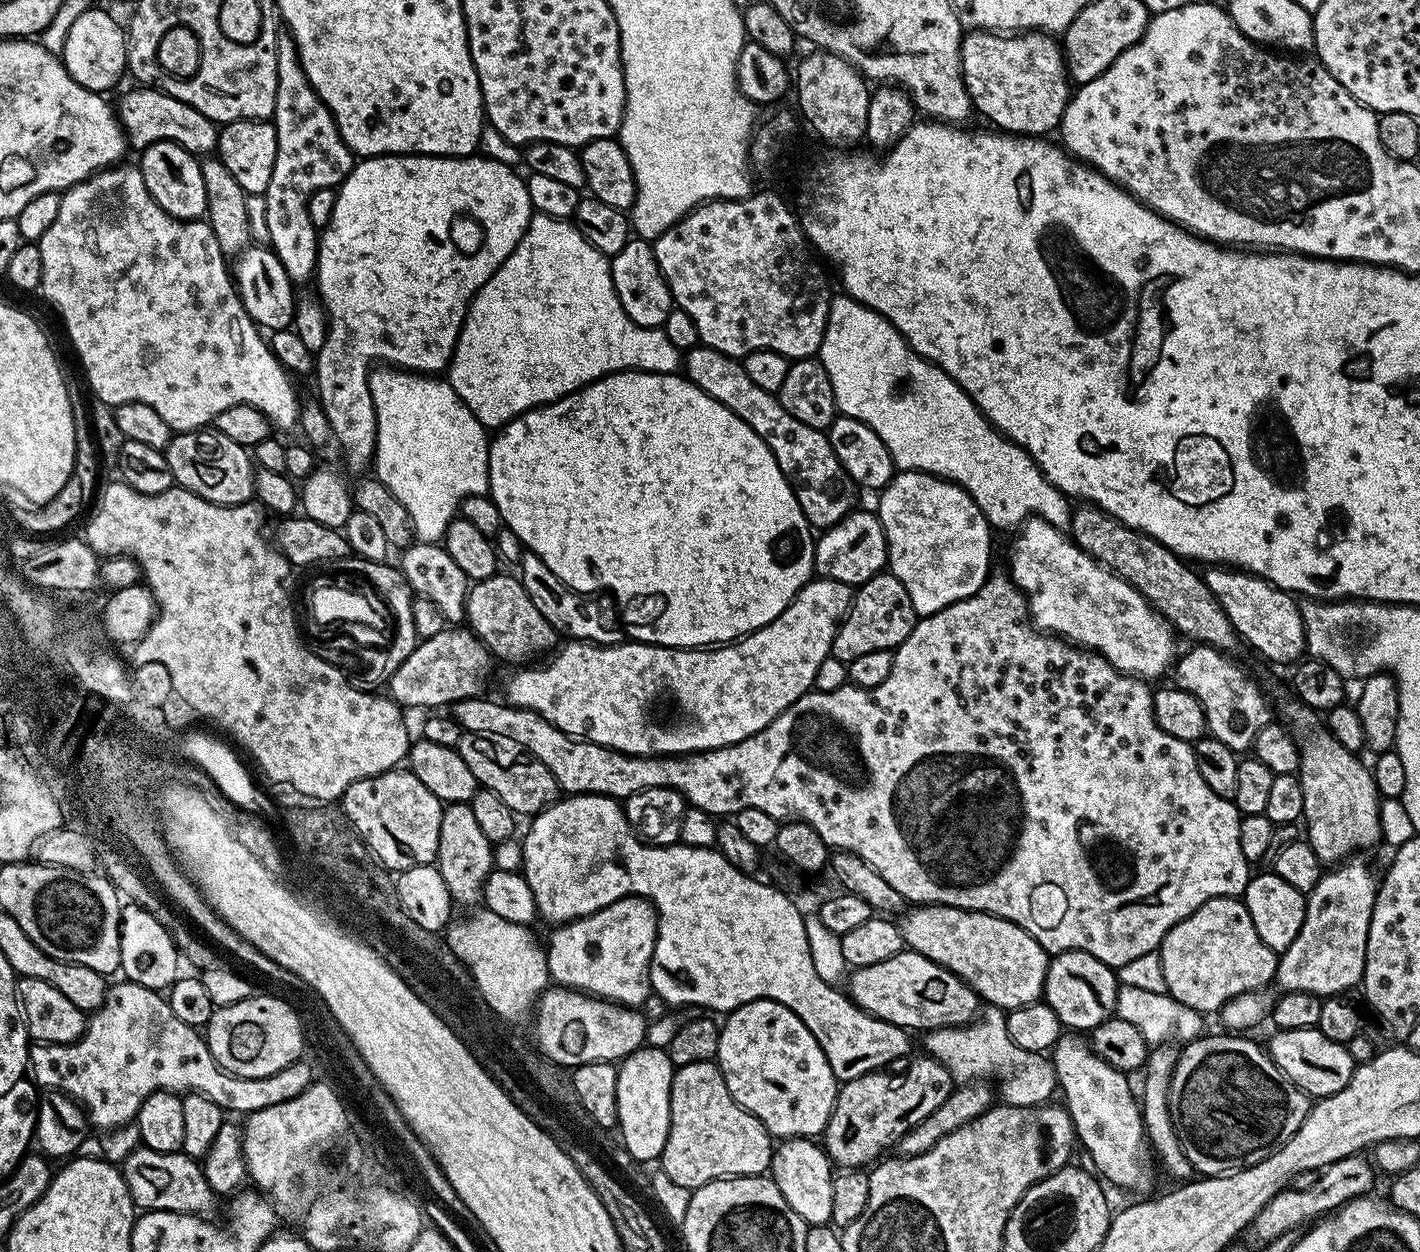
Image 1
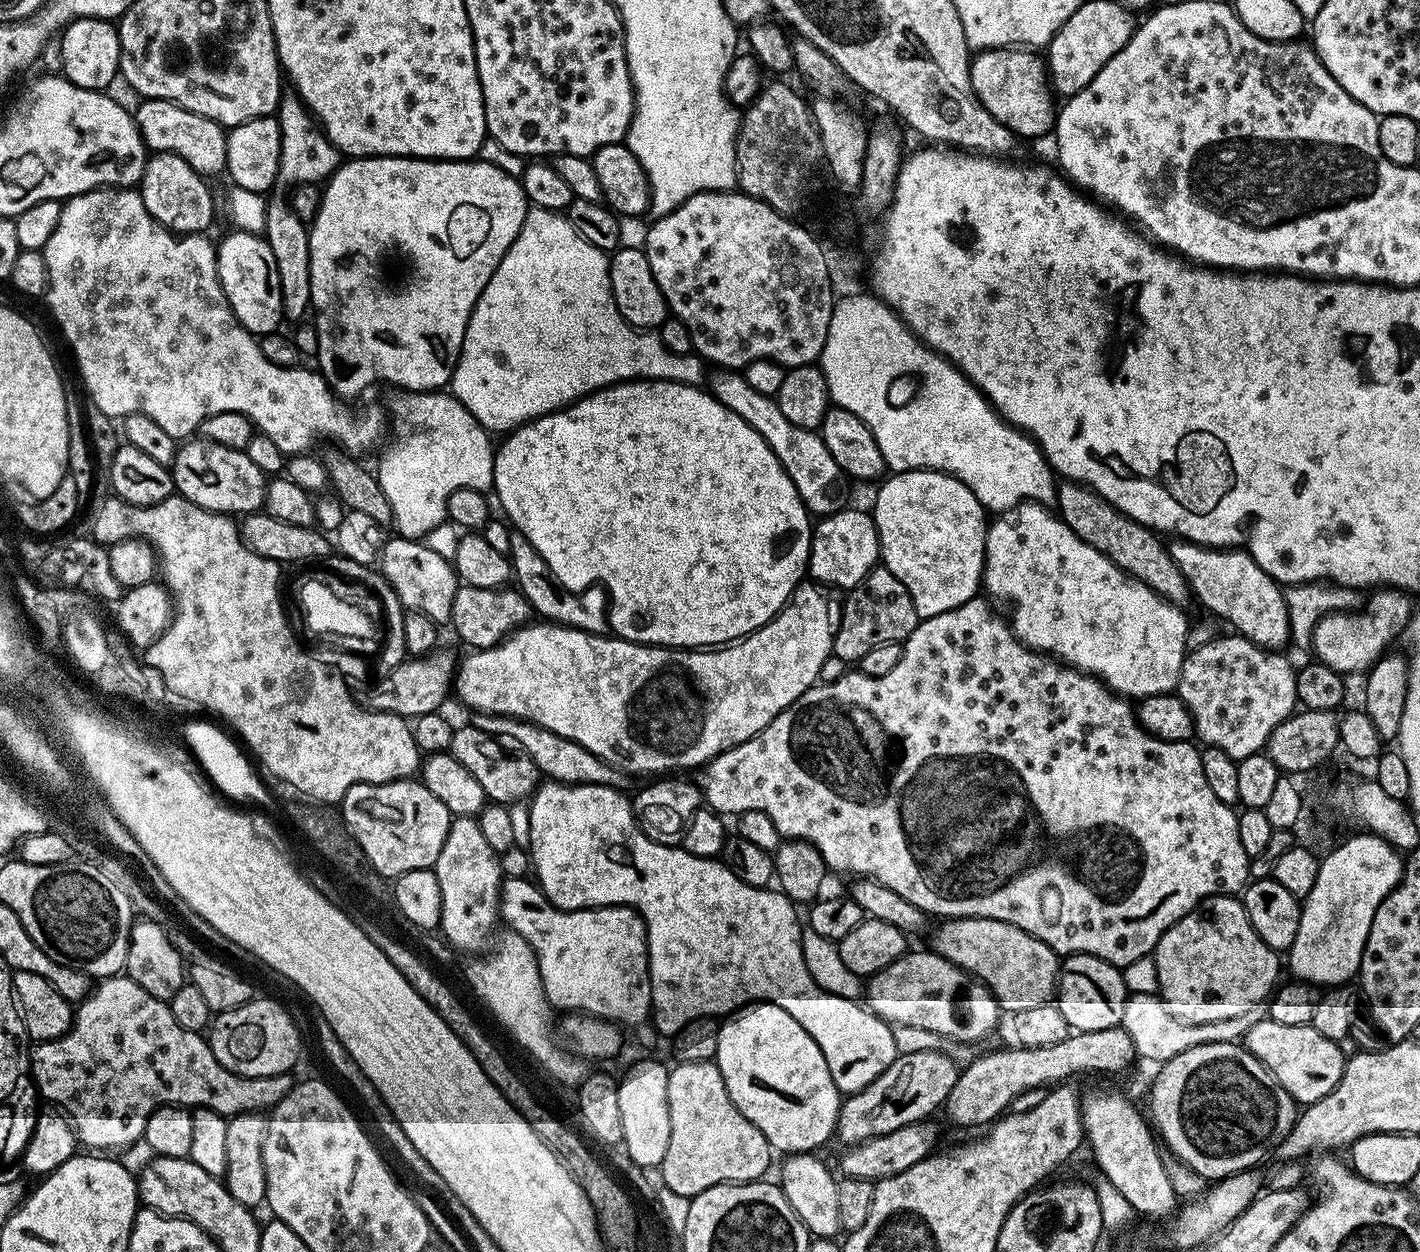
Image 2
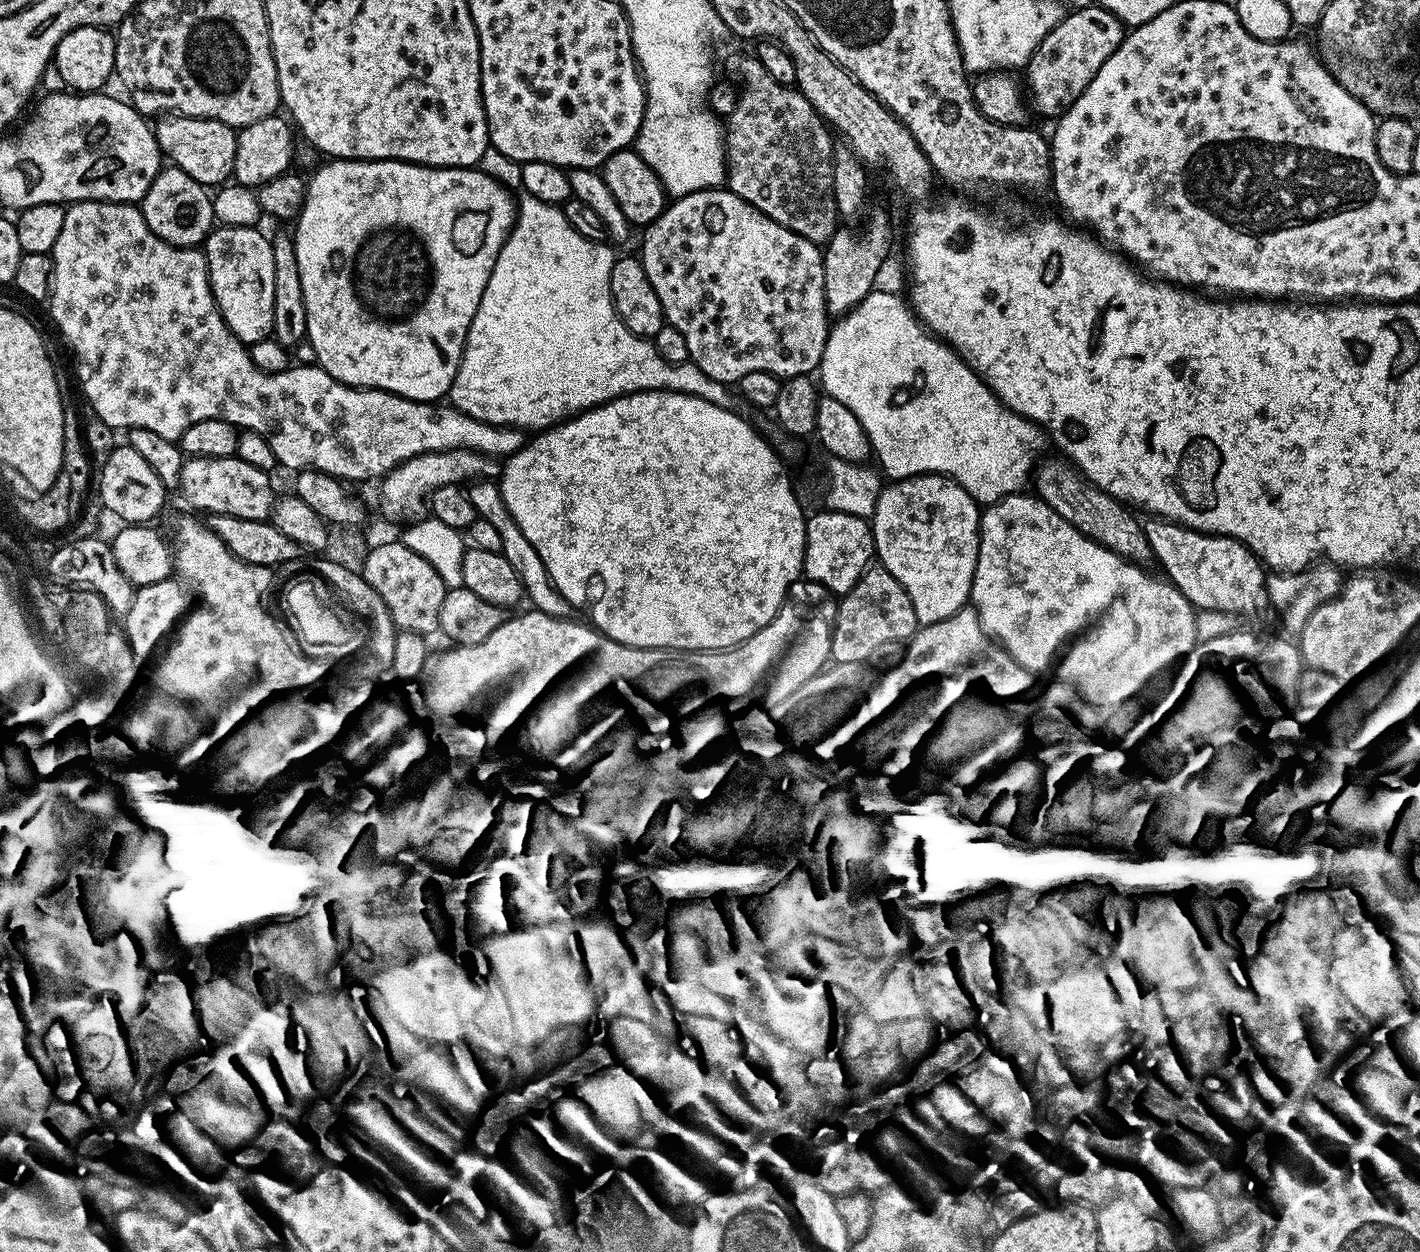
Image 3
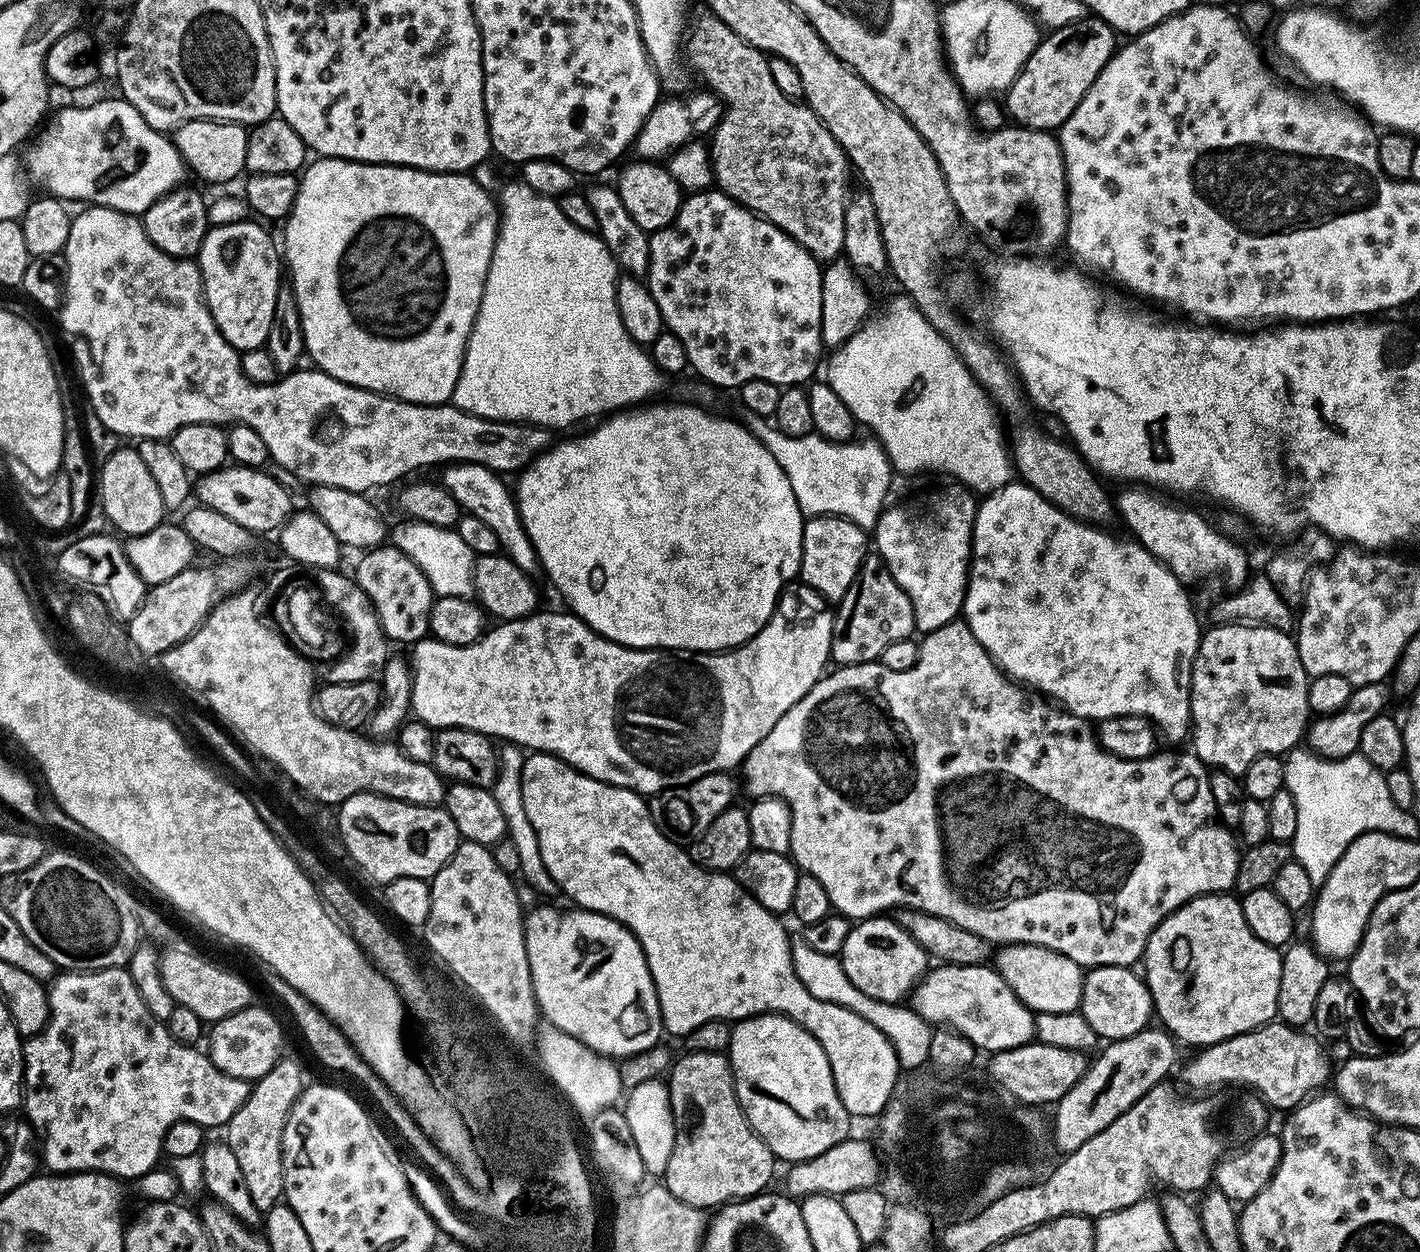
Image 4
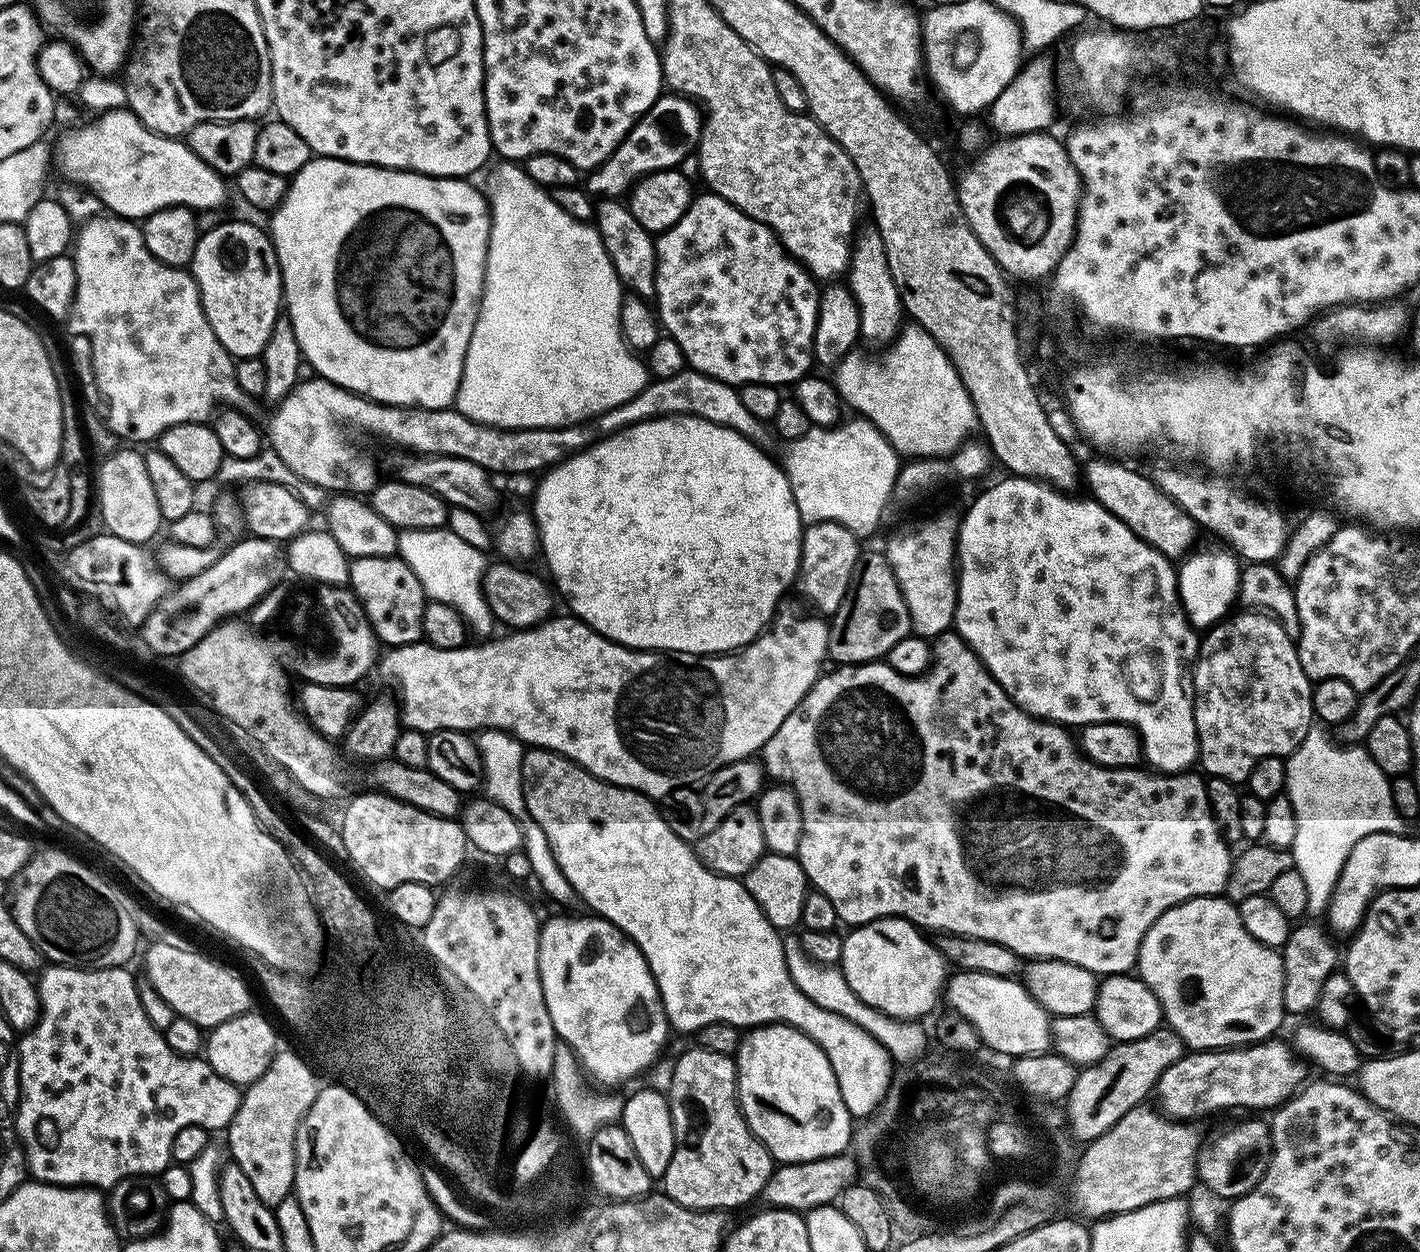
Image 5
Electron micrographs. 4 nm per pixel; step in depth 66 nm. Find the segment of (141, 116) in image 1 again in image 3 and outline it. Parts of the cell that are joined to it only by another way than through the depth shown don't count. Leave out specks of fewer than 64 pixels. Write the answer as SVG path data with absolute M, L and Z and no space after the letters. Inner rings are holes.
M164 114L155 121L154 131L161 157L175 167L186 170L194 182L205 186L220 186L232 176L234 154L238 154L238 132L226 122L197 116Z

